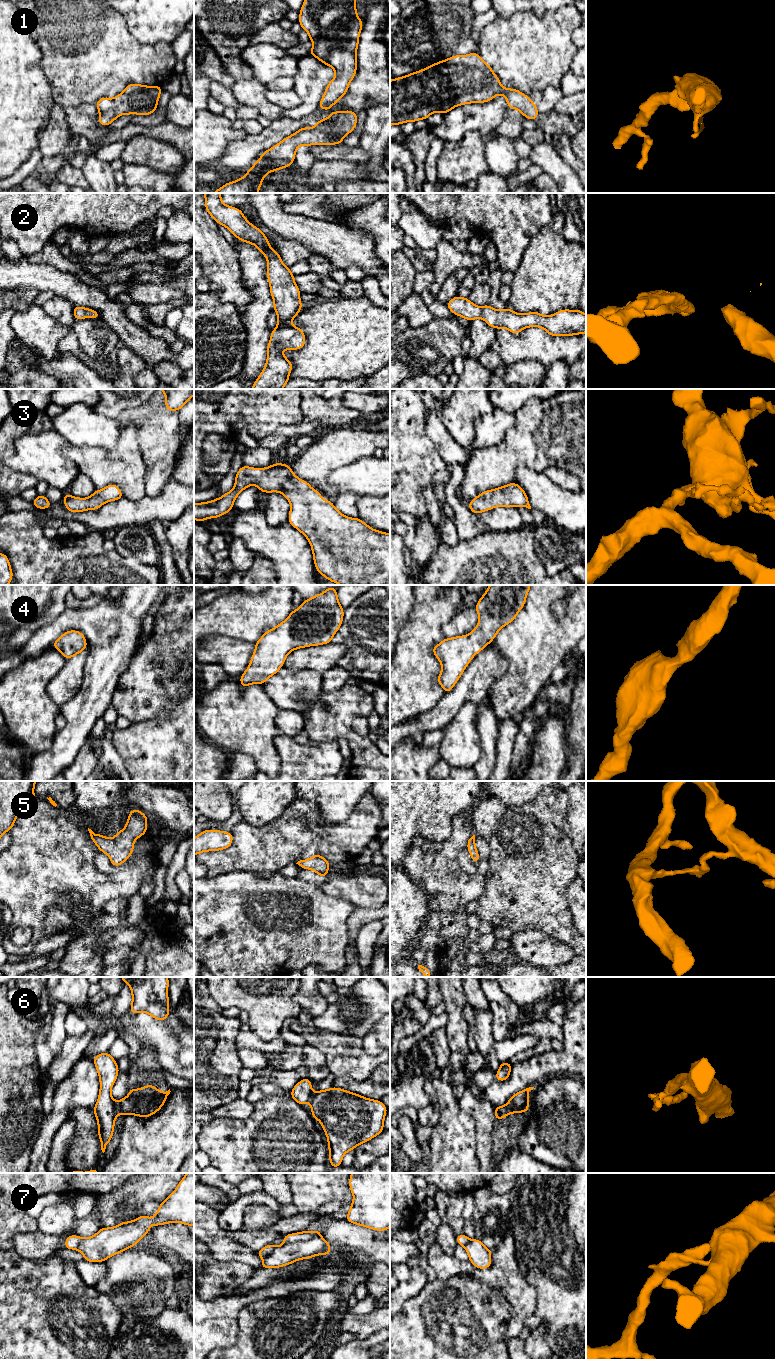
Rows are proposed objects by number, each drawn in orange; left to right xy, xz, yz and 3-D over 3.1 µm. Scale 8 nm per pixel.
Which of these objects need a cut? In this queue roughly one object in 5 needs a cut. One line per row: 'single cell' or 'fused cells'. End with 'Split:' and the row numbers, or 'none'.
1: single cell
2: single cell
3: single cell
4: single cell
5: single cell
6: fused cells
7: single cell
Split: 6

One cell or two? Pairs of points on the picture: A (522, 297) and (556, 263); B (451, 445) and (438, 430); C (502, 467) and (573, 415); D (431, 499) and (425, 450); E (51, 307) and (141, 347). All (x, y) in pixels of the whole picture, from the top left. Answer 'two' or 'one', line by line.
A: one
B: one
C: one
D: two
E: two

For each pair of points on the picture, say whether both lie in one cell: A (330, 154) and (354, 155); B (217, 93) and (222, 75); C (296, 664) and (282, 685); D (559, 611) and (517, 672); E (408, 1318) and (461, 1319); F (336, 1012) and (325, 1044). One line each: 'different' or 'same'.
A: same
B: different
C: different
D: different
E: same
F: different

